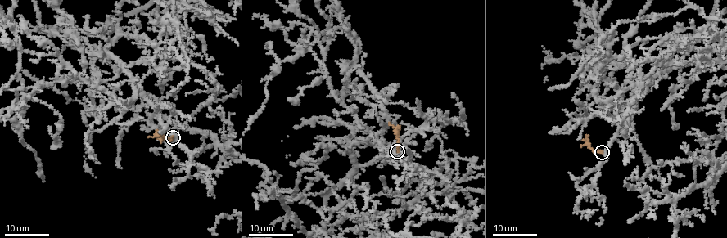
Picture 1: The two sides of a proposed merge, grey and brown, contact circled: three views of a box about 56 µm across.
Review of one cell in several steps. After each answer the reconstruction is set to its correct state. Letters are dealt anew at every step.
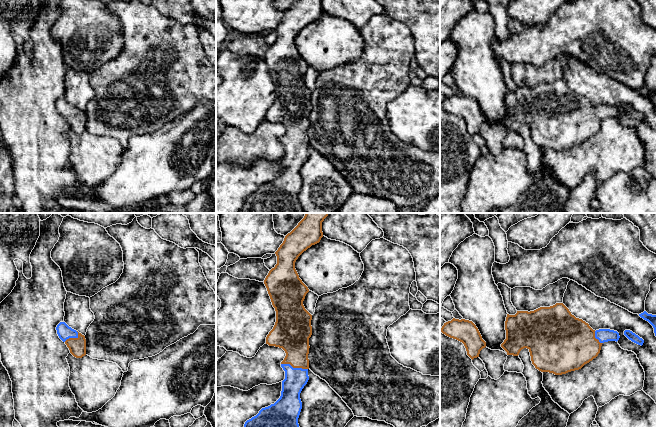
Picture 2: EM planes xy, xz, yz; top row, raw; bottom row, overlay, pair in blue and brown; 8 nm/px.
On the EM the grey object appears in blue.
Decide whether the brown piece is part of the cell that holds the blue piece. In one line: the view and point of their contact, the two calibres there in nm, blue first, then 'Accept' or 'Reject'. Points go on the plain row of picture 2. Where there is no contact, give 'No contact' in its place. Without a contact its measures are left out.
Touches blue at xz (294, 144). Thickness 180 nm (blue) against 260 nm. Accept

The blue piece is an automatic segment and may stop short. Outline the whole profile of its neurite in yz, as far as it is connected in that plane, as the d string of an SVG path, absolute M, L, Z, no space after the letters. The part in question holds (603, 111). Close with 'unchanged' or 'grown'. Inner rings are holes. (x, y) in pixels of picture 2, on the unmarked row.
M563 79L540 83L530 88L517 87L515 91L507 90L505 106L506 115L501 123L507 131L518 132L522 125L527 124L536 145L555 151L581 145L598 132L604 118L617 118L620 114L619 109L614 106L593 106L588 99L572 91Z; grown

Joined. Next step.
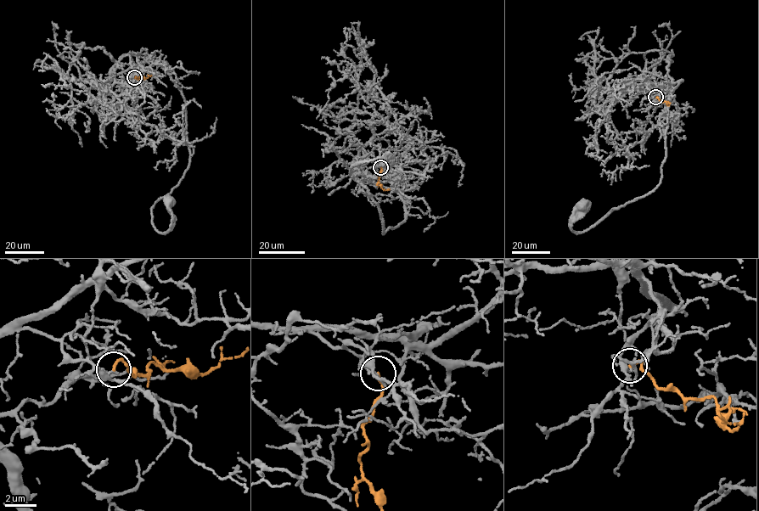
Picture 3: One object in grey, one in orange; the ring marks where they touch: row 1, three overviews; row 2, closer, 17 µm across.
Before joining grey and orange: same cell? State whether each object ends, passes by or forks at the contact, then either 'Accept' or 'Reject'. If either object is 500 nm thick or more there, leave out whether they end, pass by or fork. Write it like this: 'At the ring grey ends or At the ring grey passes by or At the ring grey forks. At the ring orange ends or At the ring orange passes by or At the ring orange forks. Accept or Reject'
At the ring grey ends. At the ring orange ends. Reject

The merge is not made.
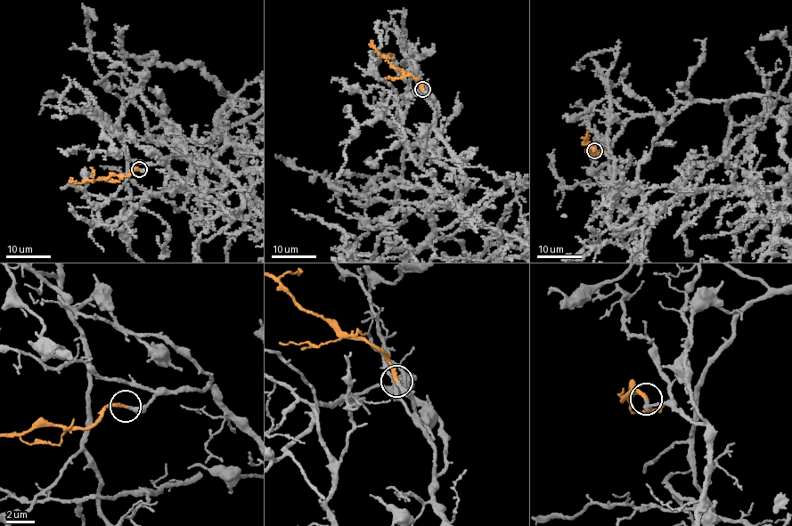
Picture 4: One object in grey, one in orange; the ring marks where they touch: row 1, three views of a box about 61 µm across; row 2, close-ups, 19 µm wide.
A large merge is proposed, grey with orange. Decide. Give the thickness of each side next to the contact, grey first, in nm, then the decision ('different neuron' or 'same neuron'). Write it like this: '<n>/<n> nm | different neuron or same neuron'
280/260 nm | same neuron

